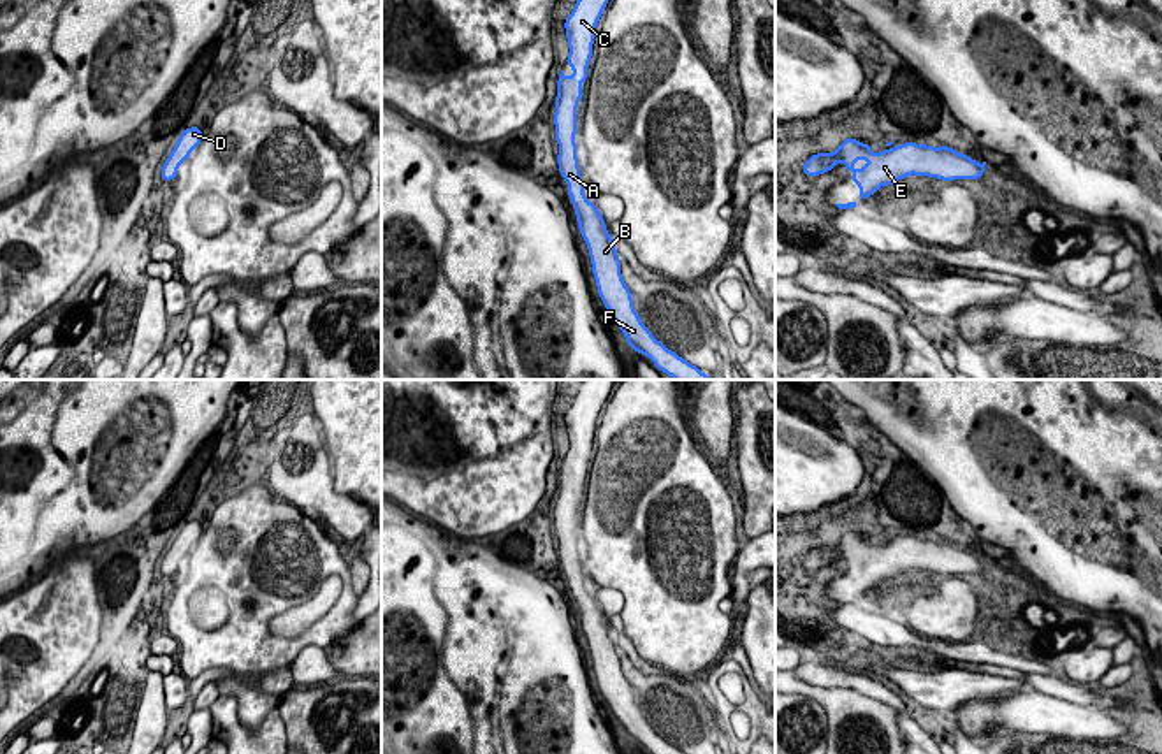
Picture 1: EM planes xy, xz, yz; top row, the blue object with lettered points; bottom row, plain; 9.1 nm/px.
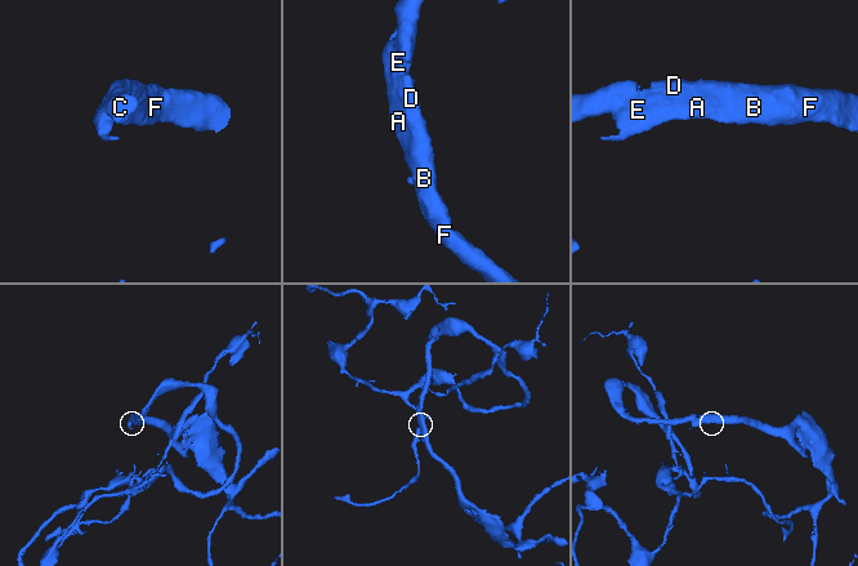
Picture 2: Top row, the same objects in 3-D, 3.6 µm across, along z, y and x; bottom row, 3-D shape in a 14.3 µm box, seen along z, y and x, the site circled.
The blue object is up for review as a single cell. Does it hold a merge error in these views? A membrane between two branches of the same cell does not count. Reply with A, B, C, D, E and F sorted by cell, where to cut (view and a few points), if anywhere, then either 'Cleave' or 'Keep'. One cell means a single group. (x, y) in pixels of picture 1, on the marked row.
Groups: A B C D E F. No split. Keep

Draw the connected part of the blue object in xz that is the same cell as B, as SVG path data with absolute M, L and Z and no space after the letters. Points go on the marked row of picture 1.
M577 0L571 14L564 21L570 54L564 65L575 72L571 77L559 74L556 97L556 141L559 144L559 174L568 185L568 197L575 206L580 234L587 244L592 274L601 302L624 332L626 343L638 353L647 355L654 367L673 380L715 380L707 376L696 366L689 364L675 352L657 341L642 323L633 308L631 290L621 274L621 257L617 255L612 236L605 227L605 218L596 204L584 195L584 181L577 158L577 107L587 83L587 67L592 56L596 25L608 0Z

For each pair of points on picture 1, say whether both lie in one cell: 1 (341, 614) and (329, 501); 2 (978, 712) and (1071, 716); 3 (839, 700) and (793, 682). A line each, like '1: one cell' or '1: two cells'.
1: two cells
2: one cell
3: one cell

